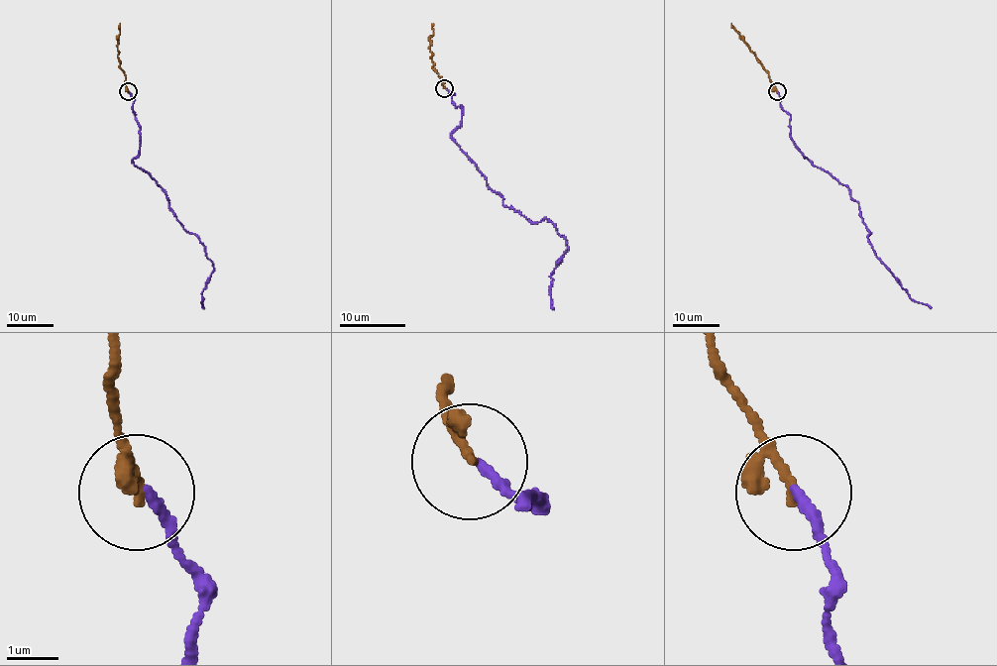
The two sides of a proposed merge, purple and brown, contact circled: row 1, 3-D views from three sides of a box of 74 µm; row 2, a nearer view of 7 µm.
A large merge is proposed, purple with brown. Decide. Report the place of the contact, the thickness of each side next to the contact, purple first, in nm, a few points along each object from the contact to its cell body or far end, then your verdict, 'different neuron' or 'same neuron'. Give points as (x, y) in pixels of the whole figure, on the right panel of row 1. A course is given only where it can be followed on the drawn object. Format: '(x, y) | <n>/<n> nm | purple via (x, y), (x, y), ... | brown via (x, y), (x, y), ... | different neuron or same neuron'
(777, 91) | 200/110 nm | purple via (776, 91), (780, 106), (790, 115), (790, 139), (811, 163), (849, 188), (876, 256), (908, 295), (932, 307) | brown via (776, 91), (768, 72), (731, 23) | same neuron

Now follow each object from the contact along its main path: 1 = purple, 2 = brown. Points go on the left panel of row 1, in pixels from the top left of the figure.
1: (128, 91), (140, 127), (133, 163), (162, 188), (212, 263), (204, 307)
2: (128, 91), (117, 55), (120, 23)

